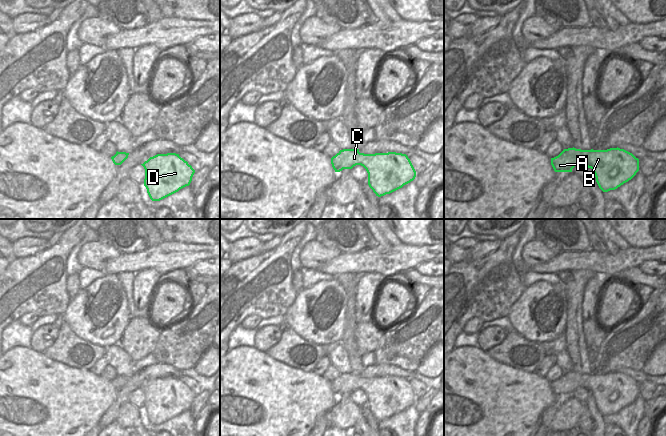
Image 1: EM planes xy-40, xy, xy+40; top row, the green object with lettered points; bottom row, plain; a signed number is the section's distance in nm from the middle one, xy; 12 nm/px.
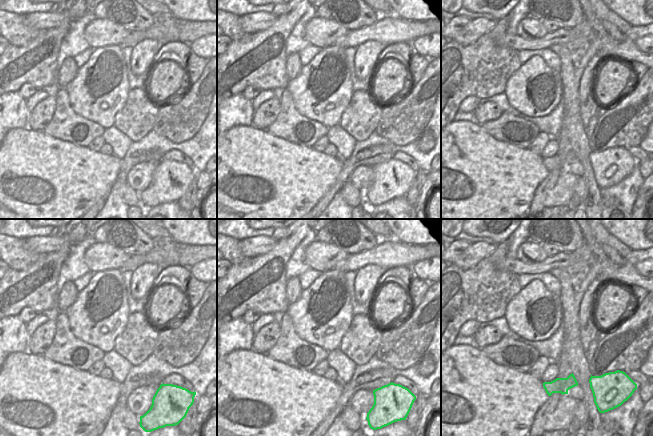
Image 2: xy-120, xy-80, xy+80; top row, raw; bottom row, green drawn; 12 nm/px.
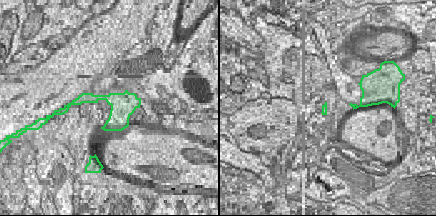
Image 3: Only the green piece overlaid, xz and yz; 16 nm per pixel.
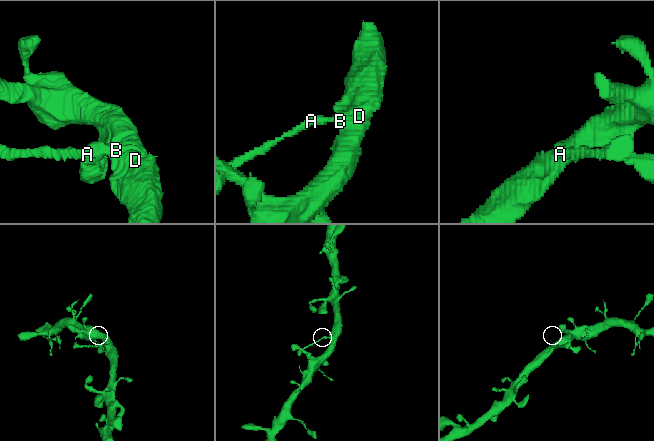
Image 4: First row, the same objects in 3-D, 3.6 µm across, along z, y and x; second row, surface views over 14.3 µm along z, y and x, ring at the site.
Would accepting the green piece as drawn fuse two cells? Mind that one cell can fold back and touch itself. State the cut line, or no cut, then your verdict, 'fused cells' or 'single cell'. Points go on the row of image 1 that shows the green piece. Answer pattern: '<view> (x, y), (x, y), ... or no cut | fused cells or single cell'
no cut | single cell

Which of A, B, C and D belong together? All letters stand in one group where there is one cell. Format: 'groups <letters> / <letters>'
groups A B C D

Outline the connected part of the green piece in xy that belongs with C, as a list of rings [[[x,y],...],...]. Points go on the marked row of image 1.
[[[343,149],[331,158],[335,172],[363,166],[368,173],[368,185],[381,197],[413,181],[416,171],[406,154],[388,152],[364,154],[359,149]]]

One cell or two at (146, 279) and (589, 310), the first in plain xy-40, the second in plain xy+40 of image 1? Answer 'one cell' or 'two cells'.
one cell

